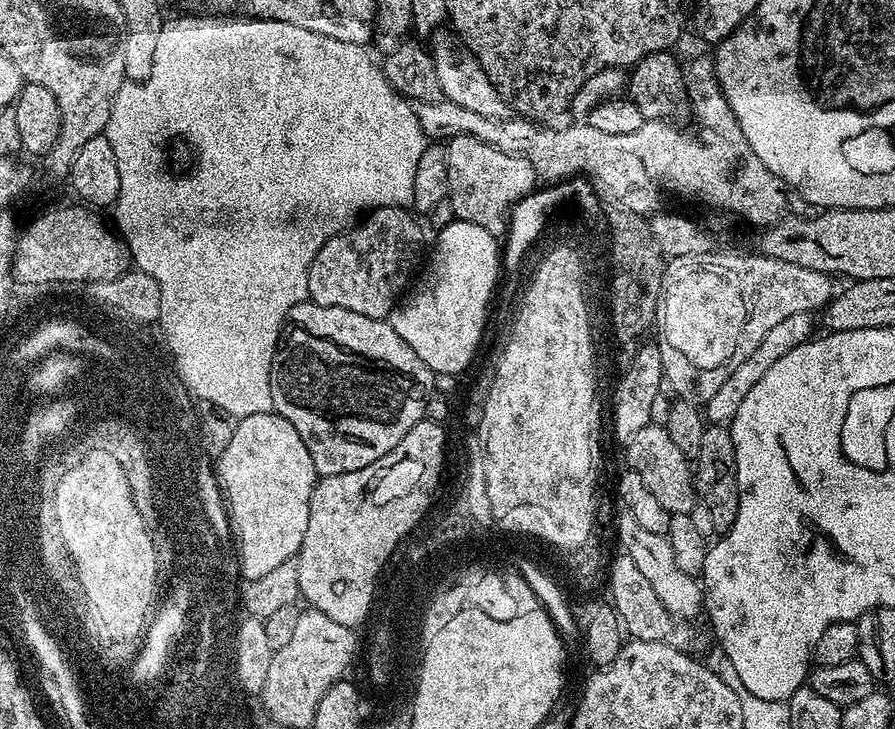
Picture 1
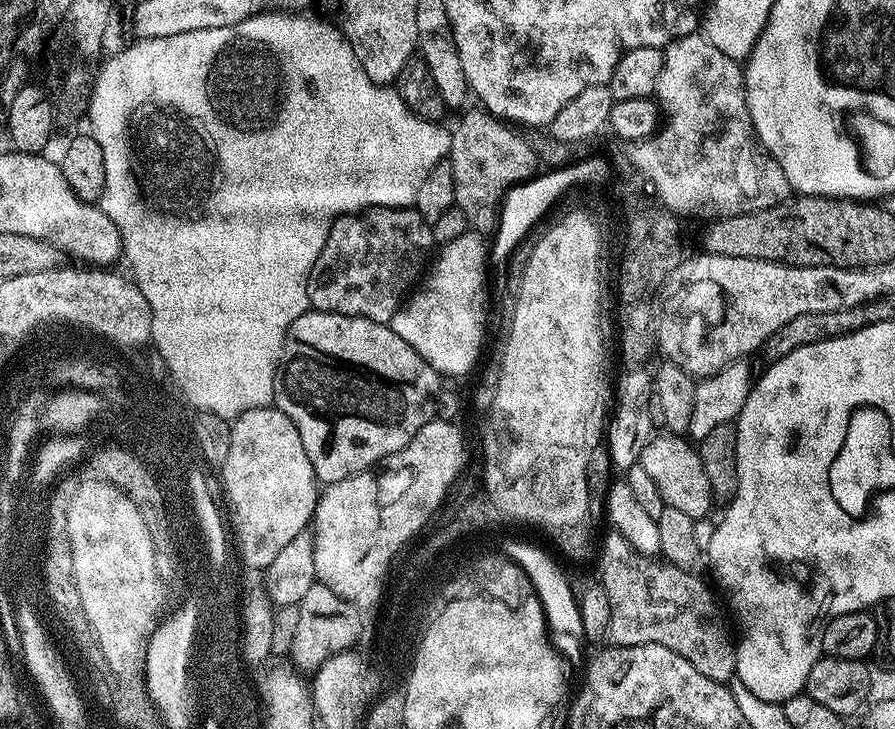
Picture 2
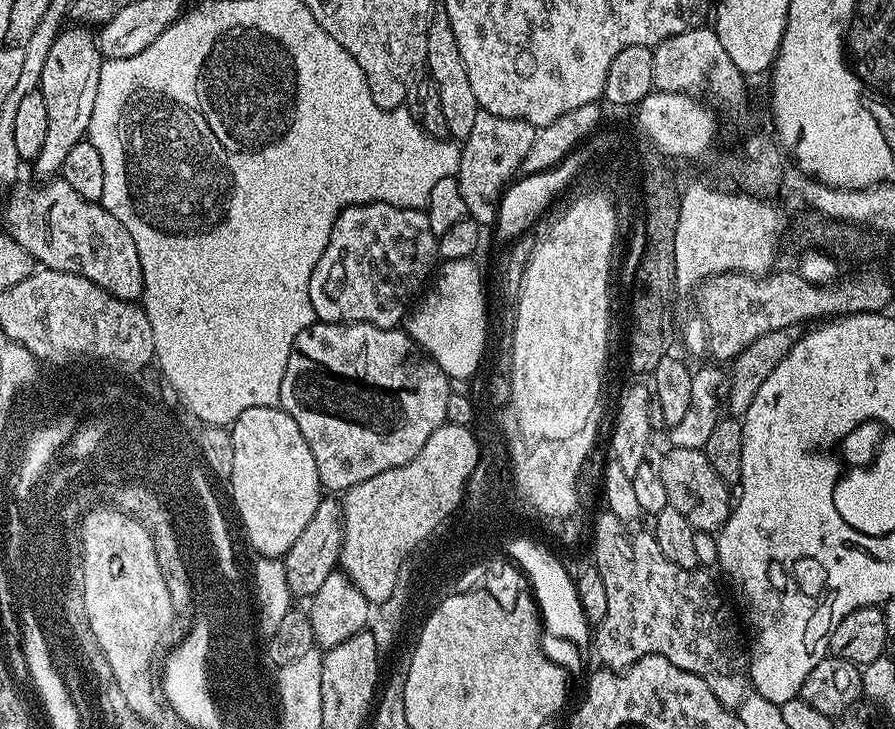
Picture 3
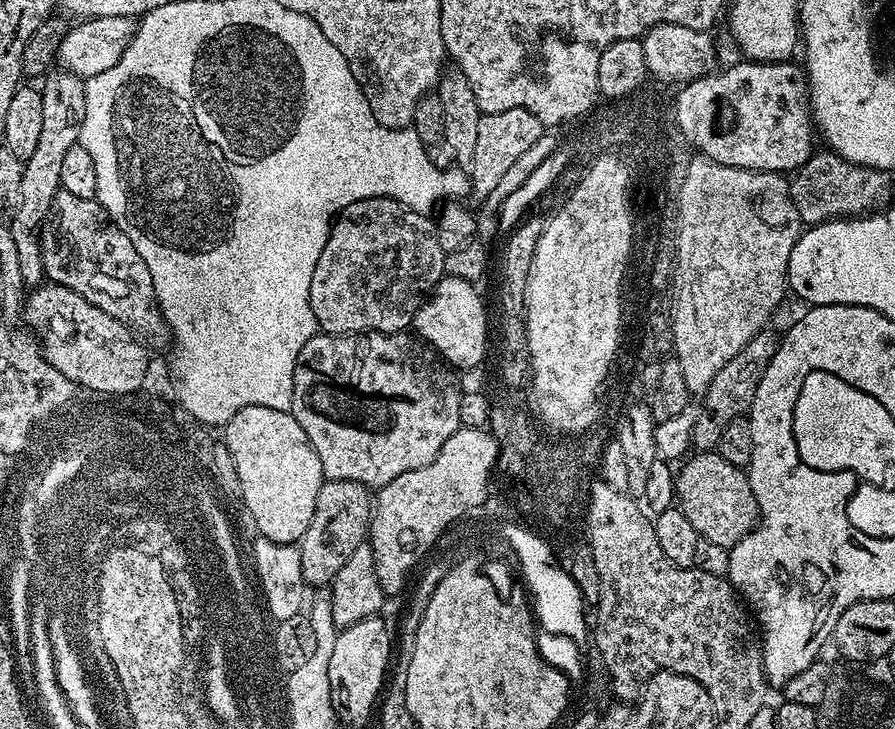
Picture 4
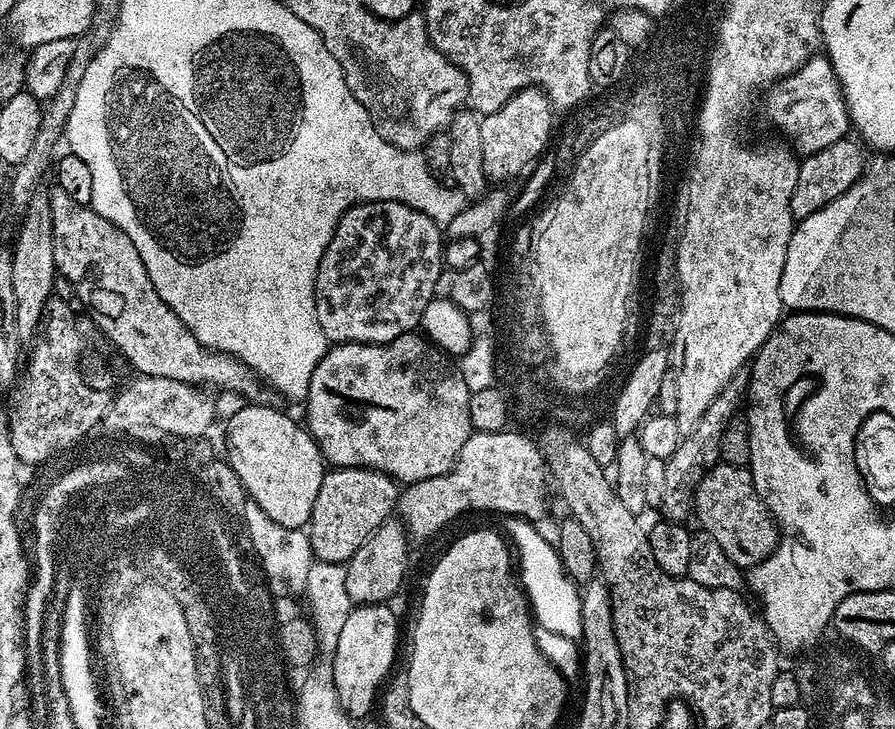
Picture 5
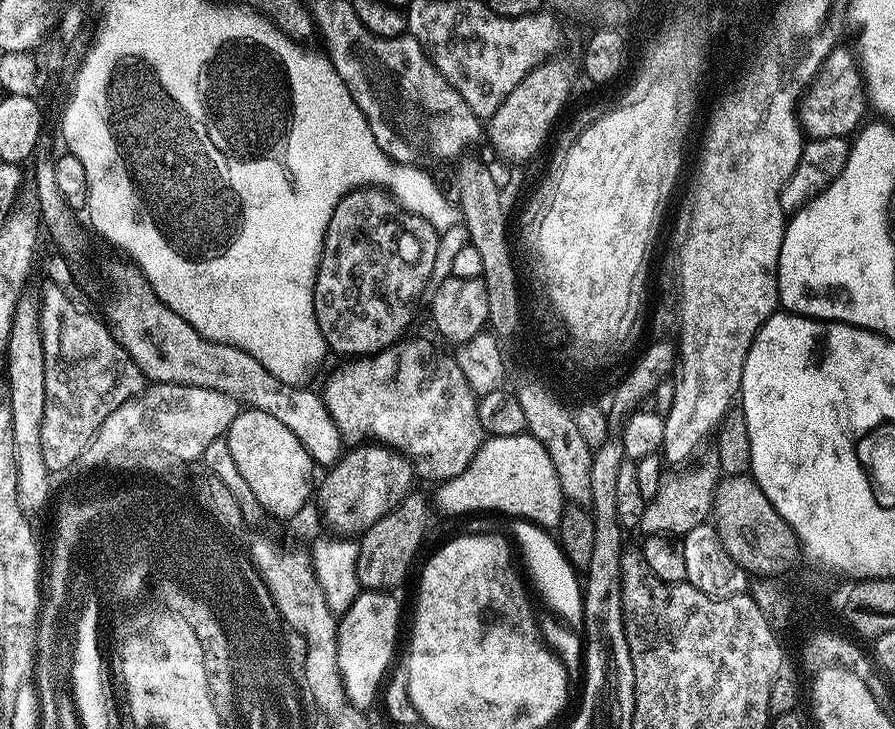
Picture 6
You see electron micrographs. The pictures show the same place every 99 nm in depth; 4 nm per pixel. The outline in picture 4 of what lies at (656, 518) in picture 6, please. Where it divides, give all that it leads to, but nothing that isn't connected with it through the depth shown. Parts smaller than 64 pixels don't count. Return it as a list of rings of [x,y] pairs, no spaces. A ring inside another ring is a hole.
[[[764,327],[761,332],[754,334],[718,374],[714,374],[714,382],[702,394],[704,405],[696,412],[696,425],[692,431],[691,447],[696,452],[711,452],[717,447],[722,438],[722,430],[730,426],[730,422],[741,419],[751,409],[754,402],[754,394],[758,390],[758,382],[762,382],[762,374],[766,366],[770,366],[770,358],[780,345],[780,336],[771,332],[771,327]]]

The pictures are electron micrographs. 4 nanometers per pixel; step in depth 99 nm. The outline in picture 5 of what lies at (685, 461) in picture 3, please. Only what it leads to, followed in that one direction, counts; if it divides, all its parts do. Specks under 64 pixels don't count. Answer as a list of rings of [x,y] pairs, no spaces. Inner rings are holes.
[[[723,462],[715,464],[696,488],[694,516],[700,519],[699,527],[722,546],[730,562],[741,570],[751,569],[753,564],[765,560],[780,543],[780,529],[758,494],[747,467],[739,468]]]

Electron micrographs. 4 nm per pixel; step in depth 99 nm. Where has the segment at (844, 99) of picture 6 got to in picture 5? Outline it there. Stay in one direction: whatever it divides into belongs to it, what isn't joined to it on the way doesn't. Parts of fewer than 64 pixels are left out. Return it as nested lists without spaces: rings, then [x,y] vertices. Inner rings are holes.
[[[827,55],[810,57],[801,68],[767,89],[763,100],[764,112],[768,115],[769,122],[785,136],[783,139],[797,157],[818,154],[818,150],[826,150],[826,146],[834,146],[834,142],[849,135],[848,107],[834,74],[834,66],[828,61]]]

